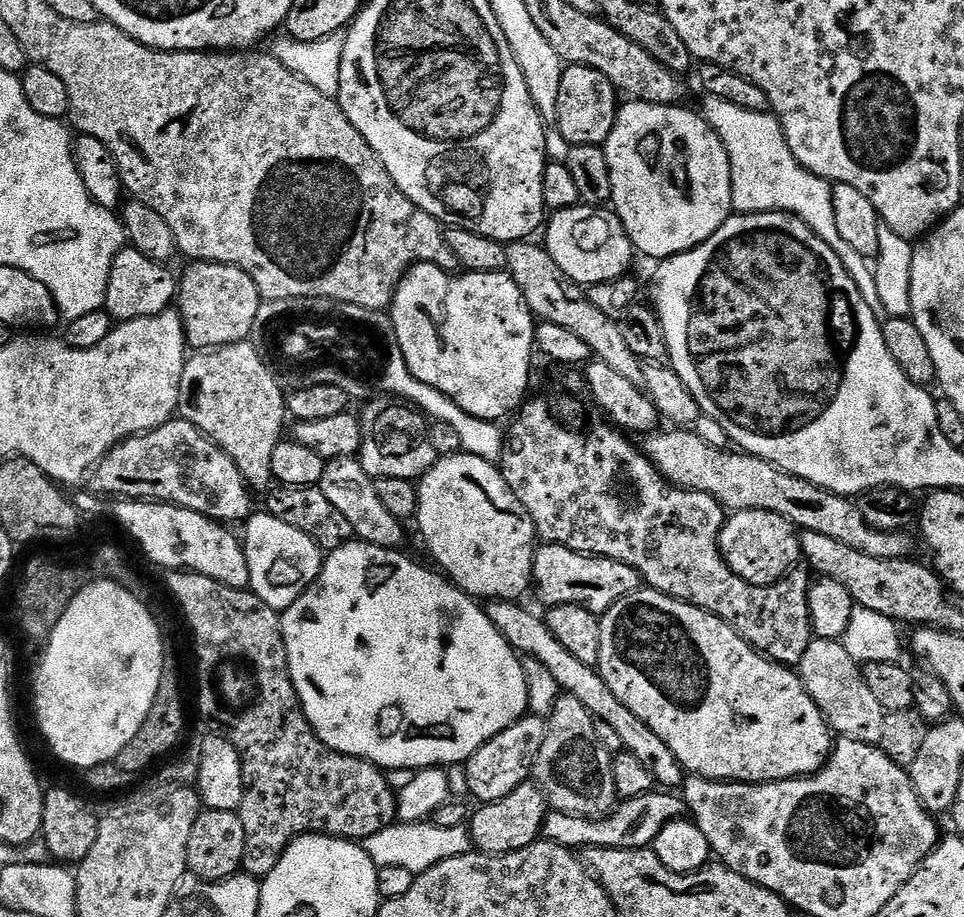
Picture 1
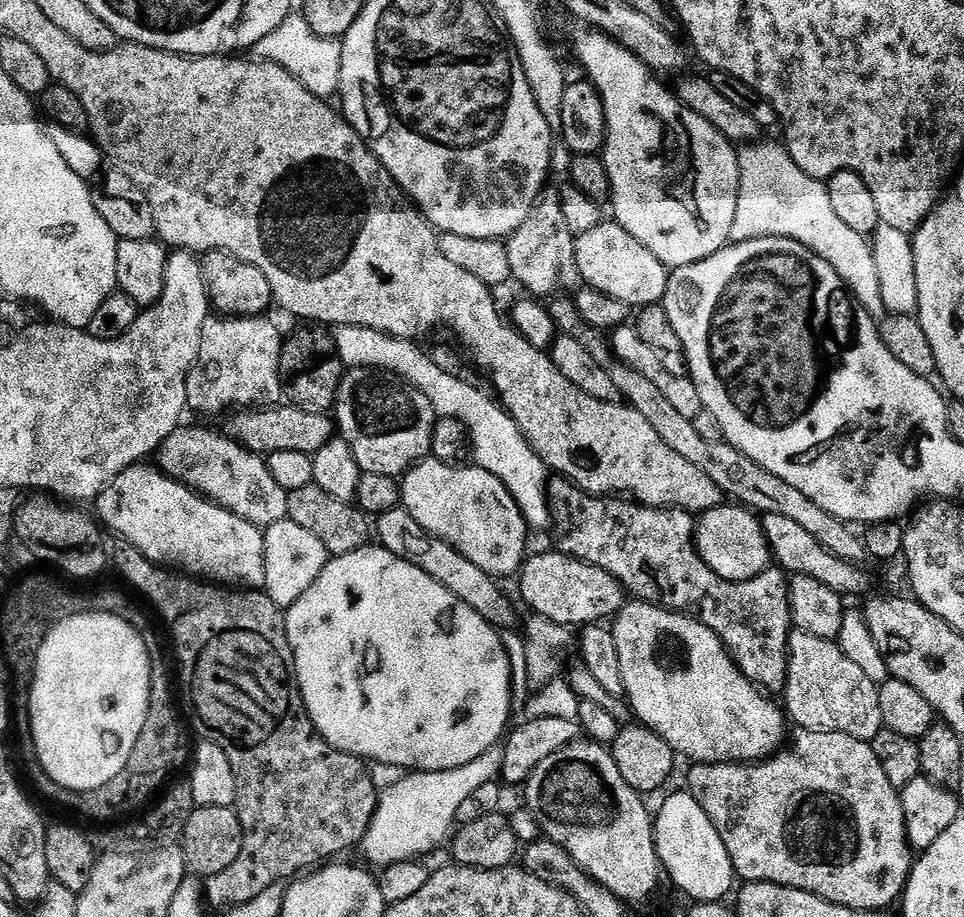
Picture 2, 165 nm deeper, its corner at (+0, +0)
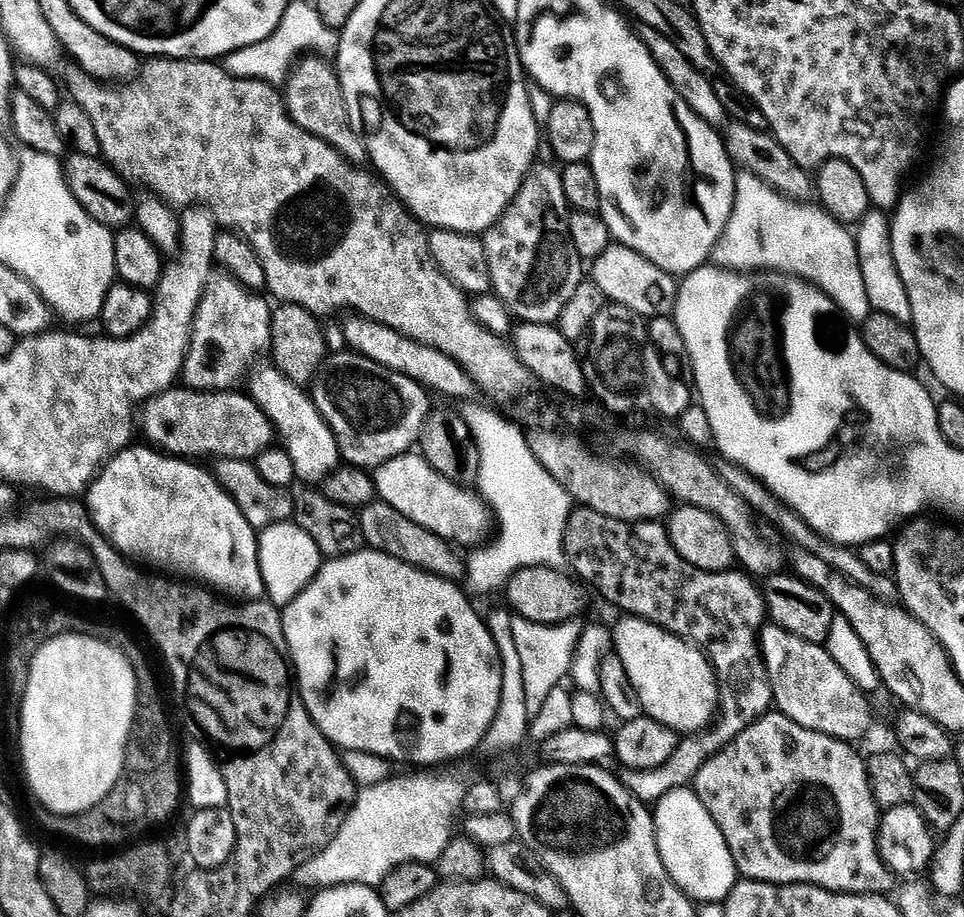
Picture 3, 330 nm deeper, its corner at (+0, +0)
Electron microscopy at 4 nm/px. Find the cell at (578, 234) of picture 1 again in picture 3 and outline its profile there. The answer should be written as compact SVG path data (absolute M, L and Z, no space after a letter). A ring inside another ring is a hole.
M609 243L608 248L595 257L590 264L590 278L602 290L605 301L613 305L629 308L641 318L672 316L676 311L677 277L654 266L635 247Z

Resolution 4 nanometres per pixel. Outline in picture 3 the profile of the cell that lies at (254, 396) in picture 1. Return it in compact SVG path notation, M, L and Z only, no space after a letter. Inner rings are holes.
M225 269L212 270L196 311L192 342L184 359L182 380L187 387L198 392L227 392L245 383L257 363L256 356L267 353L272 343L274 308L262 297L245 288Z

